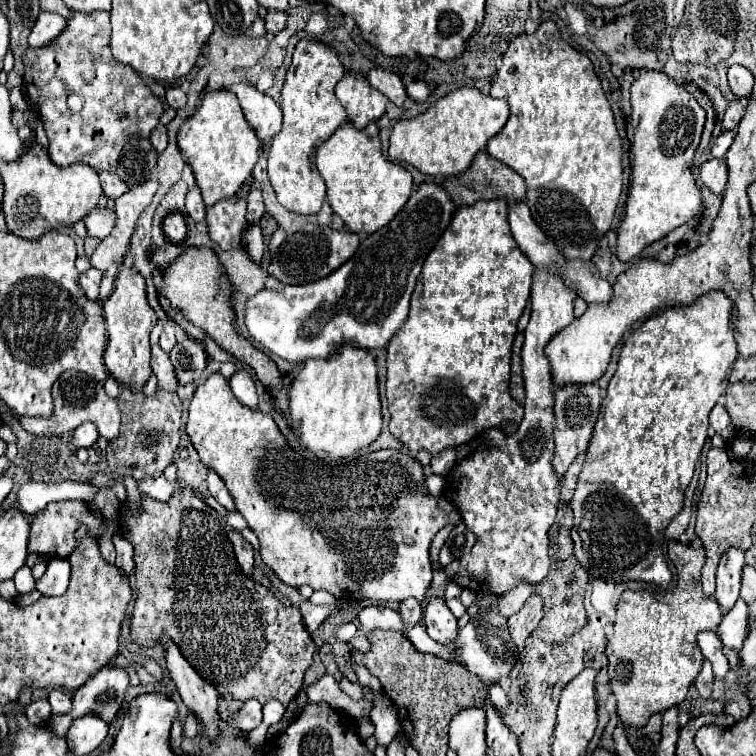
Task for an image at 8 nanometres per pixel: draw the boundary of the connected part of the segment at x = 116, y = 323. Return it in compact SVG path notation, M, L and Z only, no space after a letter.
M123 265L115 281L113 293L103 301L103 313L107 321L107 349L105 349L107 371L117 383L123 383L133 391L141 391L147 379L151 377L149 333L157 323L157 315L147 303L145 279L131 267Z

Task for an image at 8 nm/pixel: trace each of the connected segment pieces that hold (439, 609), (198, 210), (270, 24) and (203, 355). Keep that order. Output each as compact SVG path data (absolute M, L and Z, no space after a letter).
M431 597L425 605L425 627L427 633L443 643L449 645L457 635L457 619L445 605L443 597Z
M191 187L189 193L187 193L187 199L185 199L185 207L187 207L187 213L193 221L203 221L205 219L205 203L201 199L201 191L199 187Z
M267 13L267 17L265 17L265 29L267 29L267 33L279 33L281 29L285 27L285 13Z
M185 339L177 343L171 351L171 363L175 367L175 373L181 385L201 379L207 367L207 361L209 361L209 355L205 351L205 343L197 339Z

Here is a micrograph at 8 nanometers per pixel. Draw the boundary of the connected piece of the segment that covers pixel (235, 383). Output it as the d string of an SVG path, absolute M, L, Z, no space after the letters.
M237 371L231 379L229 379L231 391L233 395L247 407L255 409L257 407L257 391L255 391L255 383L251 379L251 375L247 371Z

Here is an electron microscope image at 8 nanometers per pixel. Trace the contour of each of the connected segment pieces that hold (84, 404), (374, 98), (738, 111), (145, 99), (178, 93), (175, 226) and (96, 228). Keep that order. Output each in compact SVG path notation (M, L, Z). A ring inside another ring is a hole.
M65 371L57 379L57 383L53 383L53 415L51 417L19 417L19 423L25 431L29 431L33 435L61 437L61 435L73 431L75 427L79 427L81 423L91 421L99 429L99 435L105 437L107 441L111 441L119 433L119 425L121 425L119 417L121 417L121 413L119 413L117 401L107 397L107 393L103 391L103 383L97 383L79 371Z
M355 73L343 75L343 79L335 85L335 95L355 127L365 127L367 123L377 121L387 107L385 95L373 89L363 75Z
M733 99L725 111L725 117L723 117L723 131L733 131L737 127L737 123L741 121L743 117L743 111L745 111L745 105L741 99Z
M73 11L69 17L67 29L51 43L41 49L29 47L29 51L23 57L25 63L25 91L29 101L39 109L41 123L45 127L45 133L49 137L49 157L55 165L67 167L73 163L83 163L93 167L95 171L109 171L115 173L121 147L131 137L149 137L153 127L157 127L159 117L163 113L161 101L149 91L149 87L143 83L143 79L127 65L119 63L109 49L109 13L95 11L91 15ZM75 93L81 97L83 107L81 111L71 111L67 107L67 97Z
M179 87L167 89L167 95L165 97L167 97L167 105L173 107L173 109L181 109L181 107L187 105L187 95Z
M171 213L165 223L163 223L163 231L167 235L169 241L177 241L181 243L185 239L185 233L187 233L187 227L185 227L185 217L181 213Z
M95 207L87 217L85 217L85 225L89 231L89 237L99 237L105 239L113 227L115 227L115 211L113 209L103 209L103 207Z

